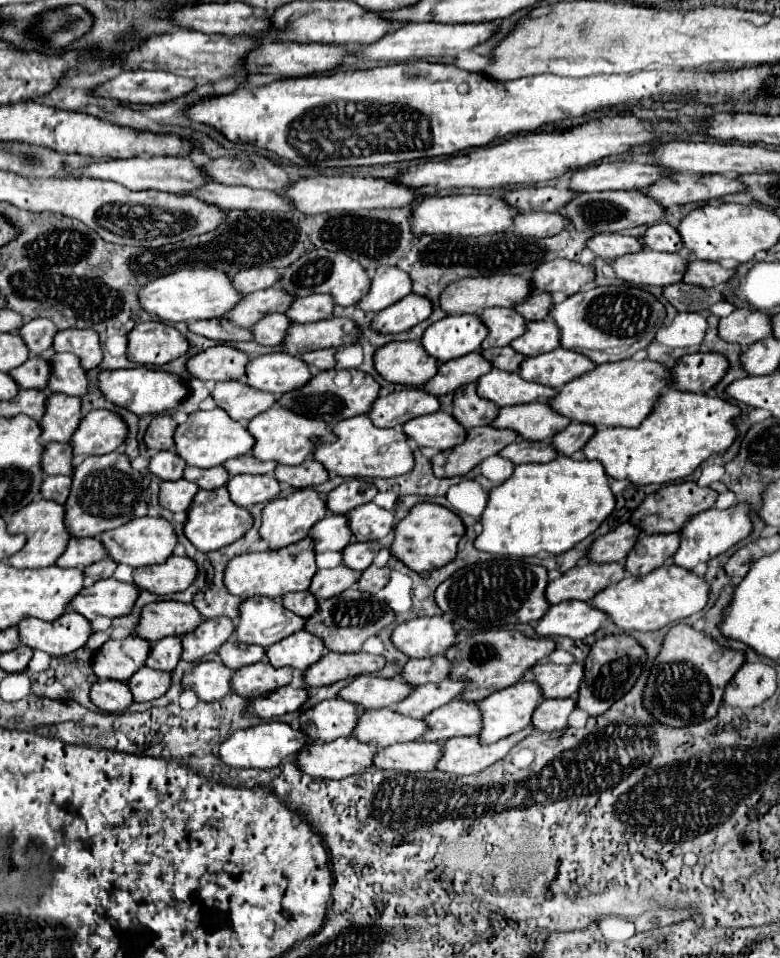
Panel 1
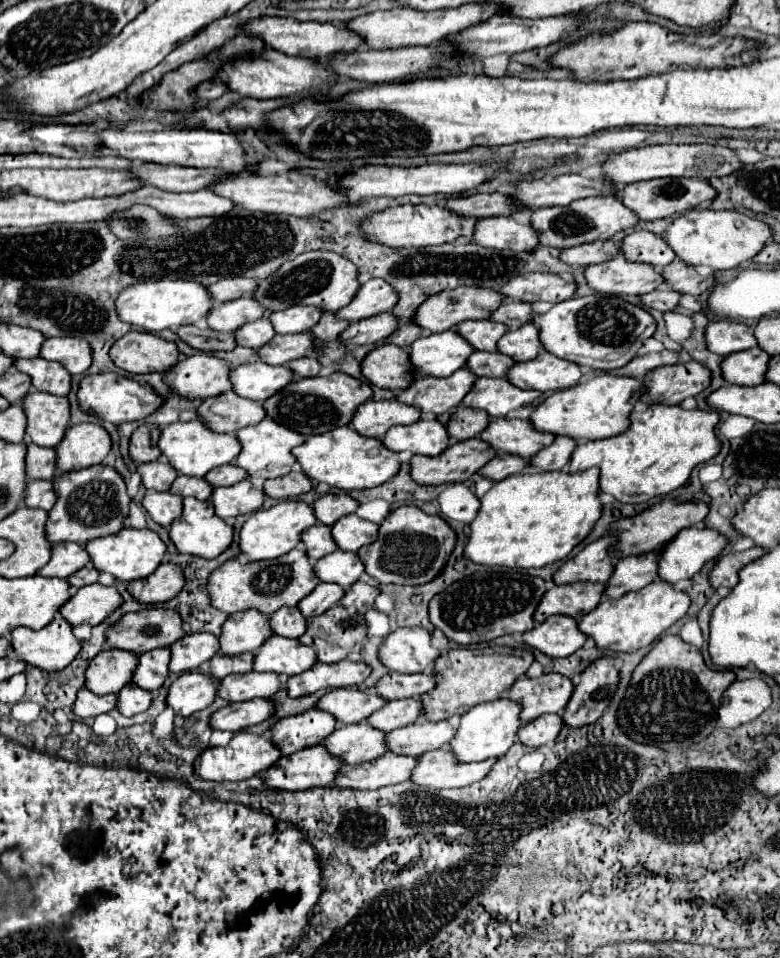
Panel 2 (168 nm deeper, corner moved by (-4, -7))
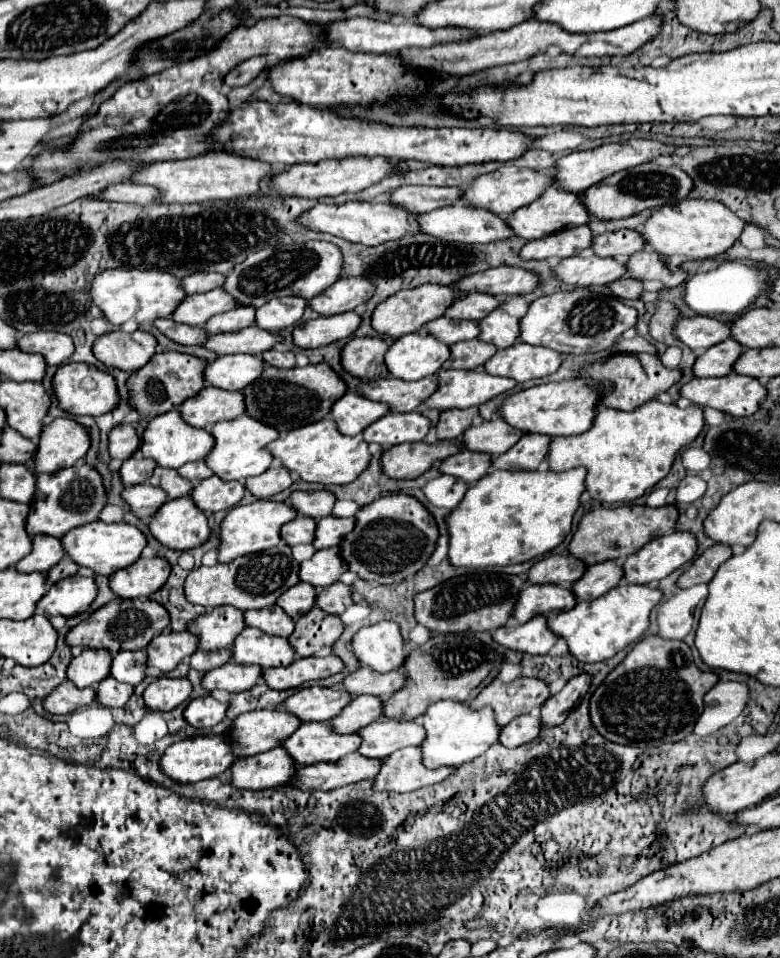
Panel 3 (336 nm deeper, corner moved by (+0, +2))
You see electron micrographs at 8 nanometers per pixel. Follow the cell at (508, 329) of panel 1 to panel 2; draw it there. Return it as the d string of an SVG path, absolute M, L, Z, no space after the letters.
M466 320L456 326L456 332L476 350L496 352L496 342L504 336L508 328L490 320Z

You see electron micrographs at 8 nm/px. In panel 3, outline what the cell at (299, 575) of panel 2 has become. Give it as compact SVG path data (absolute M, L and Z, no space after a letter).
M278 543L272 549L250 553L234 559L232 563L218 563L214 567L198 567L190 571L186 579L186 597L204 607L218 607L218 605L234 605L240 611L248 609L264 609L278 601L278 597L294 587L298 579L300 563L292 557L290 547L286 543Z

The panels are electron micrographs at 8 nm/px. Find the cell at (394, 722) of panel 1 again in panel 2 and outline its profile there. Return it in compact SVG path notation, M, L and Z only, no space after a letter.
M366 722L348 726L338 724L336 730L320 742L320 746L324 746L332 756L342 760L344 764L362 764L386 752L384 738L386 732L378 732Z

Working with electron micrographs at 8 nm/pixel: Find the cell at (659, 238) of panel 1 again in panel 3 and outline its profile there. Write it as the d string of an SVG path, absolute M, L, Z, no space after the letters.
M620 229L612 233L602 233L594 239L592 249L600 257L614 257L614 259L630 259L630 255L646 249L646 239L634 229Z

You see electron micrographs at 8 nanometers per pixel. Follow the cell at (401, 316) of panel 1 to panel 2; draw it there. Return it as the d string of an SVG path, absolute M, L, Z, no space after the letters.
M378 314L366 320L352 322L342 334L340 342L346 346L360 346L360 344L378 344L388 334L396 330L396 320L392 314Z

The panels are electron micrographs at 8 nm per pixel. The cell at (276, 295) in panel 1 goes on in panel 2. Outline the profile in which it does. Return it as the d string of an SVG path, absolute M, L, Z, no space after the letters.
M238 298L238 300L214 304L212 310L206 314L206 322L208 322L208 328L216 332L234 332L238 324L246 324L262 316L264 312L262 308L258 308L258 304L254 304L254 300Z

